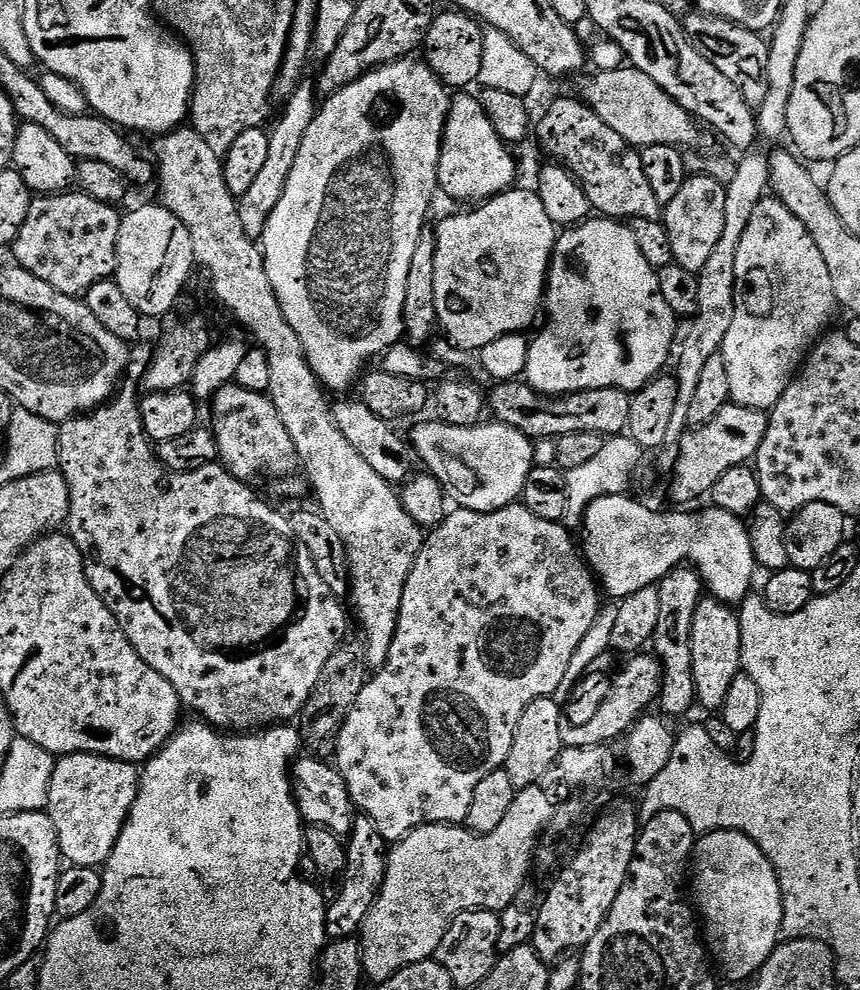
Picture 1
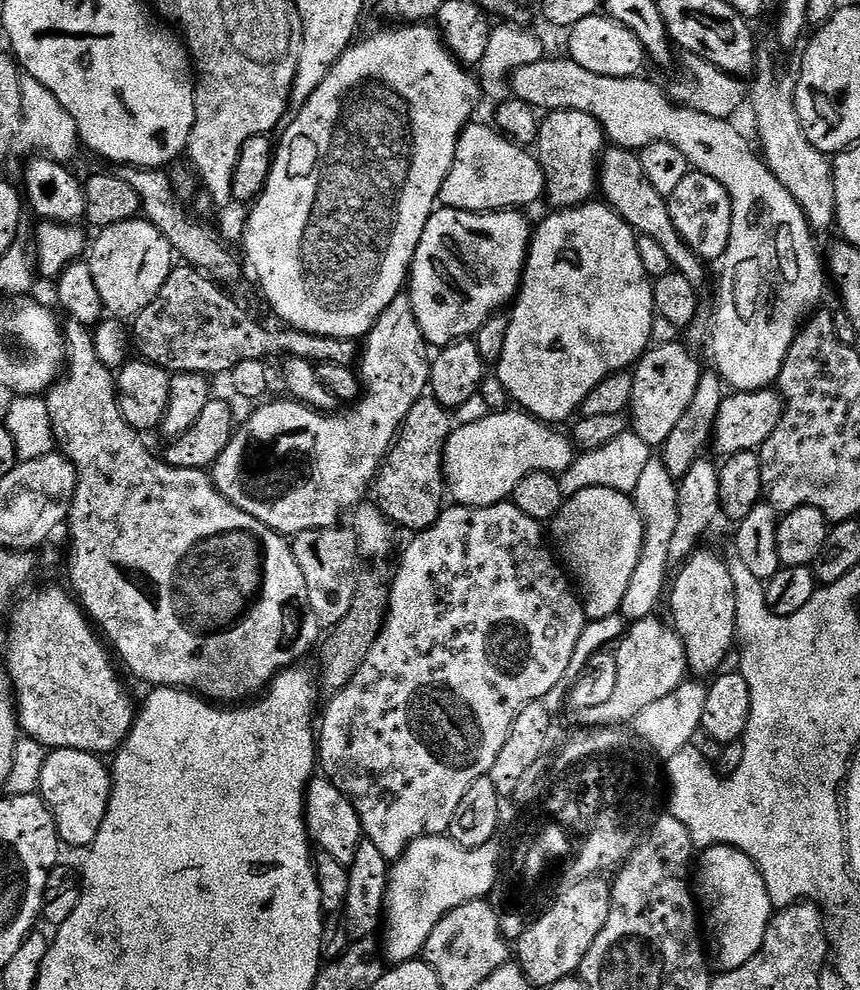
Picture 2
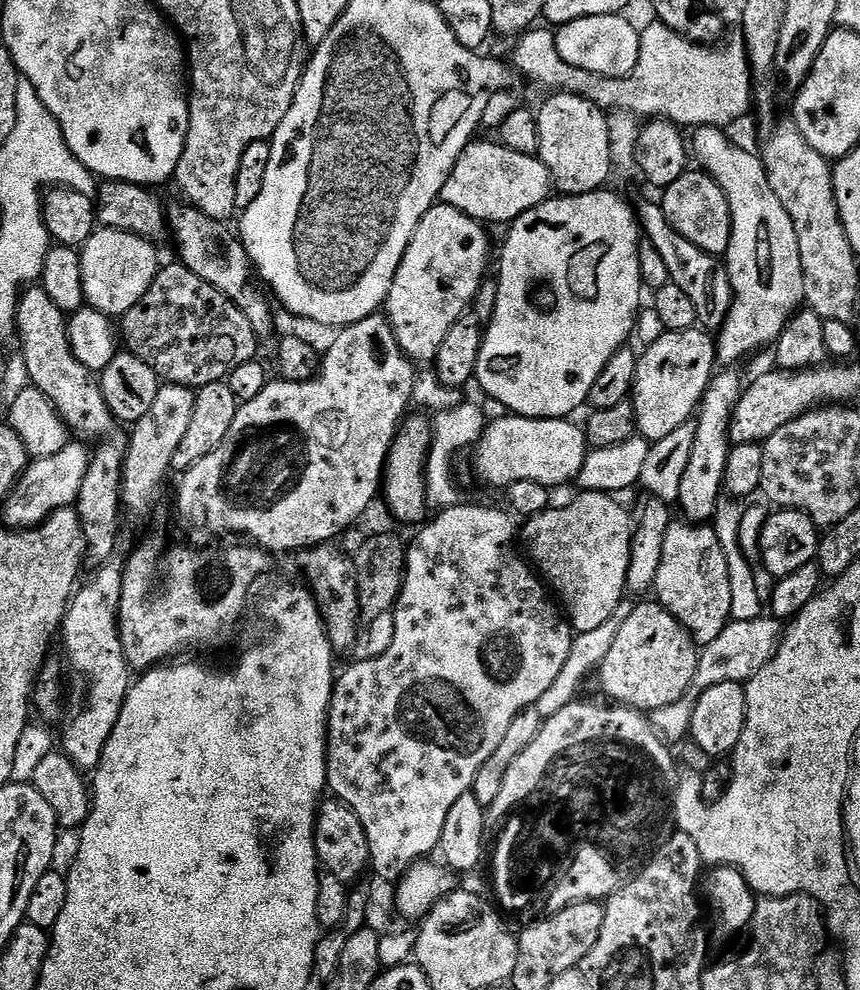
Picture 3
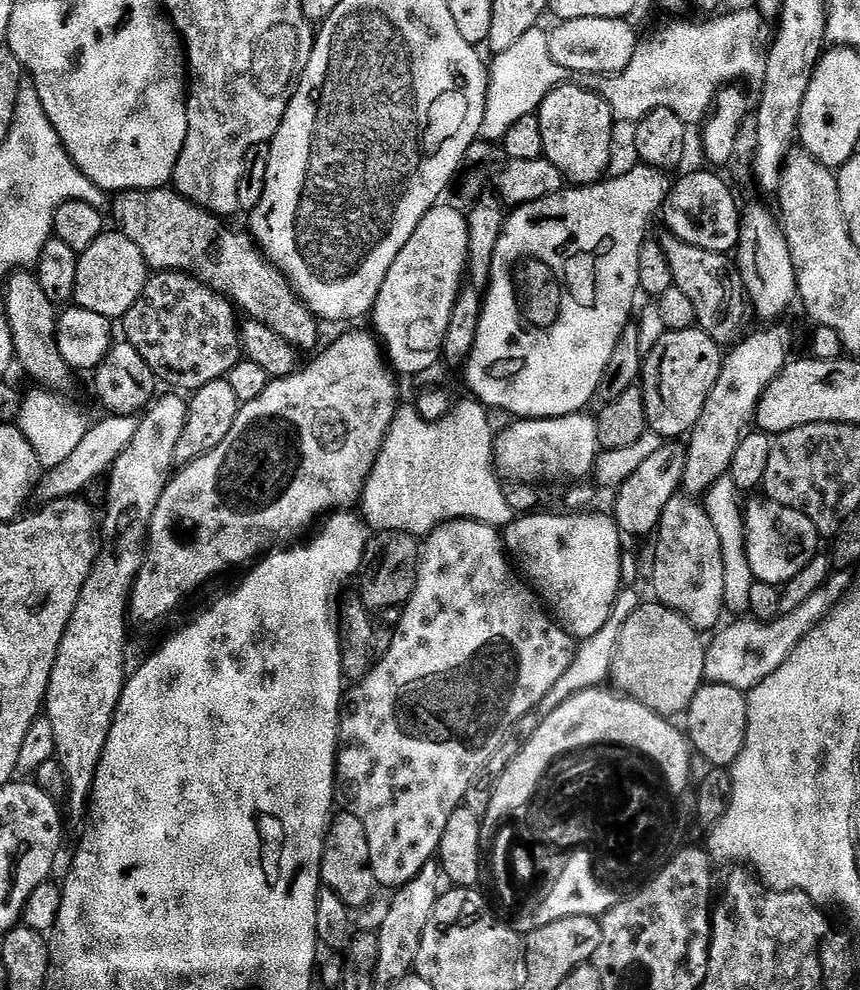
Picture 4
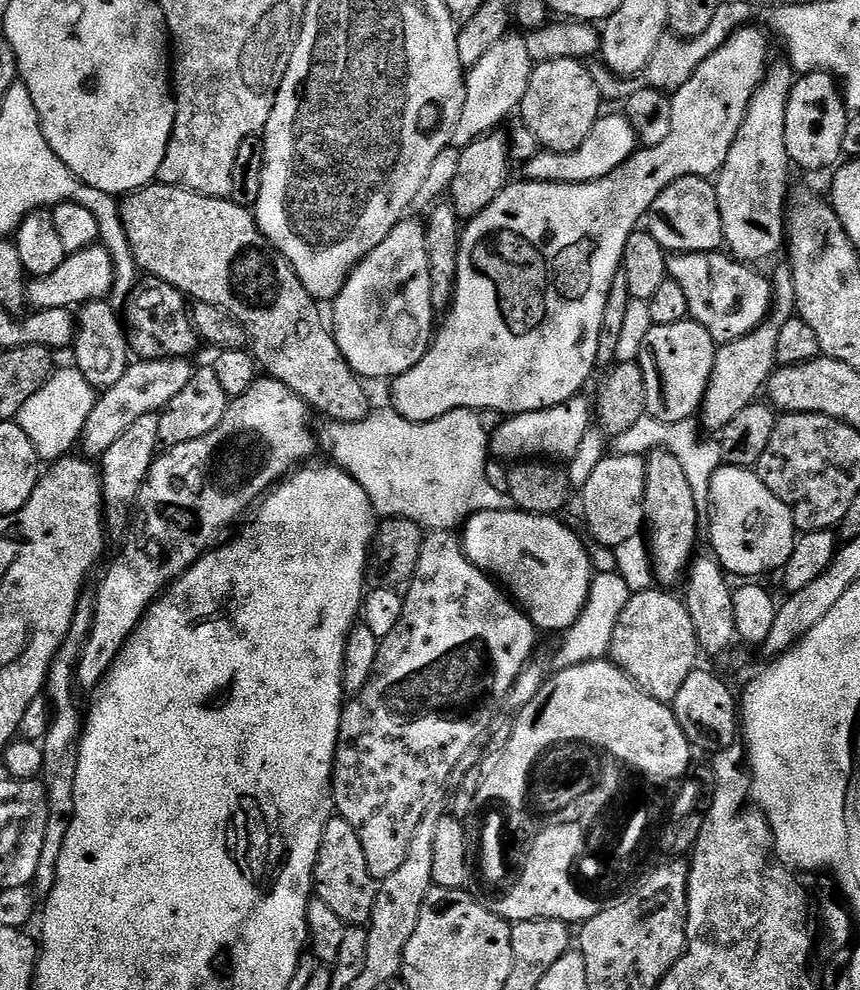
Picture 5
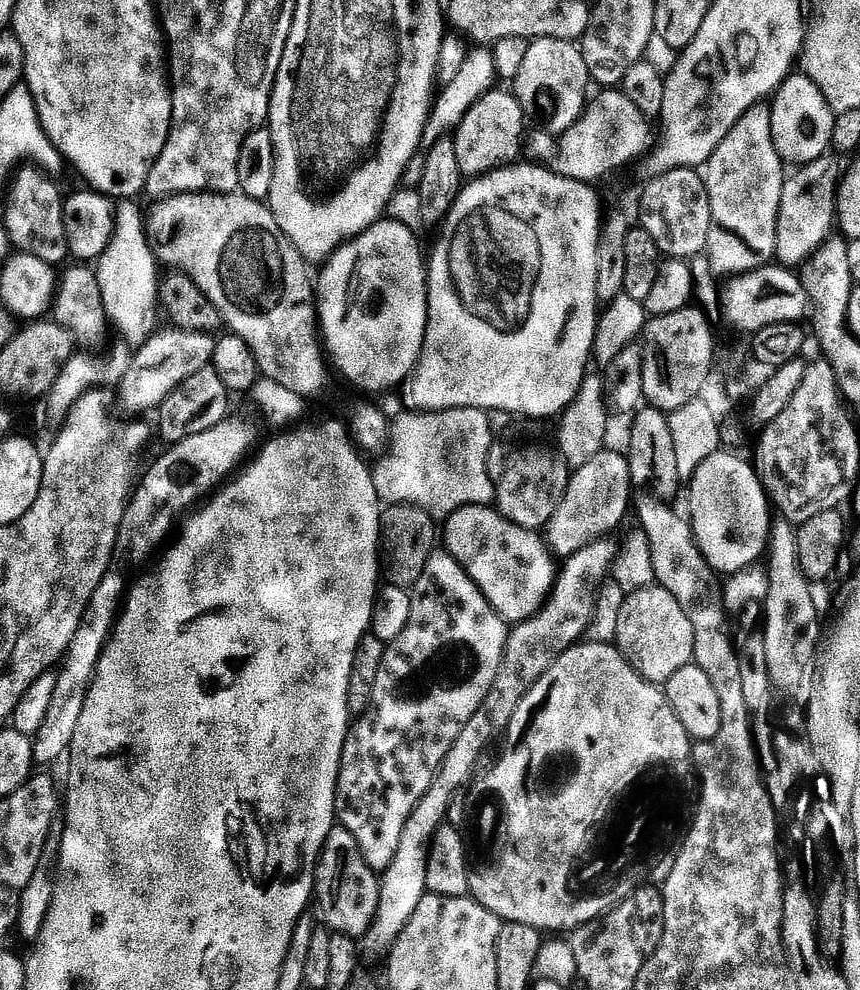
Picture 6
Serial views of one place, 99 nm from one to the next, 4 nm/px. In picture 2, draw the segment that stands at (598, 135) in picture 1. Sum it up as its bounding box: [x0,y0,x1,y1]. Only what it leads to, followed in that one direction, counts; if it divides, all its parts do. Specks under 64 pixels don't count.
[598,146,709,286]

